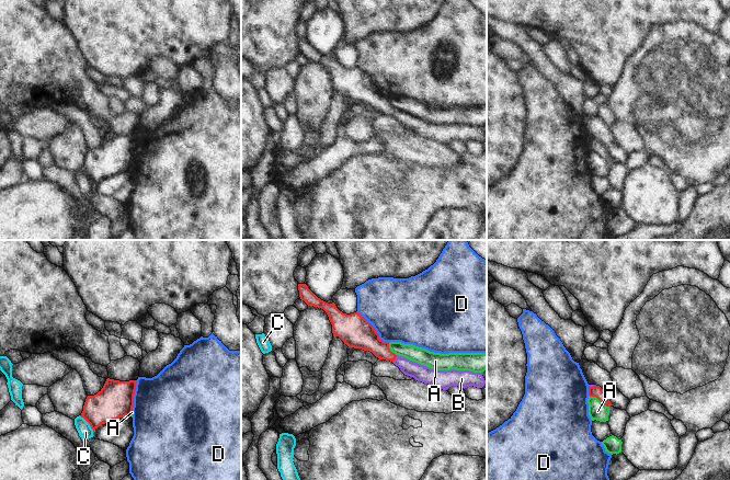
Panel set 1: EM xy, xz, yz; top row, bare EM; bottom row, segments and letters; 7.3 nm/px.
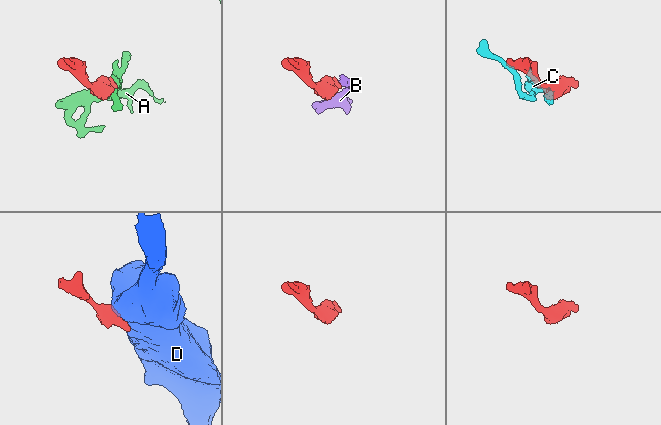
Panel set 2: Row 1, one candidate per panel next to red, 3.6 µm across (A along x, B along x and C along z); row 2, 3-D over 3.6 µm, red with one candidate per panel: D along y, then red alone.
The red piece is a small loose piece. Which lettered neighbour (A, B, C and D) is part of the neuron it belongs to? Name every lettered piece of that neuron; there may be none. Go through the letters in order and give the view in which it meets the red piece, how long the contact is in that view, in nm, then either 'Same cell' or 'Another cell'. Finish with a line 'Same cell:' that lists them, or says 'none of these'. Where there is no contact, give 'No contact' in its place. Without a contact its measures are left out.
A: Touches red in yz. Shared border 180 nm. Another cell
B: Touches red in xz. Shared border 70 nm. Same cell
C: Touches red in xy. Shared border 160 nm. Another cell
D: Touches red in xz. Shared border 340 nm. Another cell
Same cell: B.

